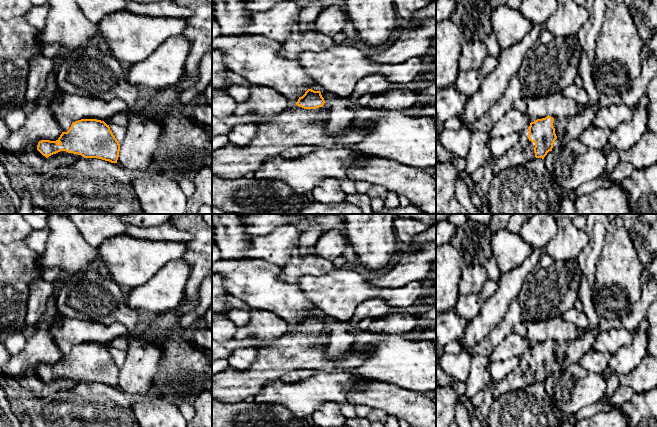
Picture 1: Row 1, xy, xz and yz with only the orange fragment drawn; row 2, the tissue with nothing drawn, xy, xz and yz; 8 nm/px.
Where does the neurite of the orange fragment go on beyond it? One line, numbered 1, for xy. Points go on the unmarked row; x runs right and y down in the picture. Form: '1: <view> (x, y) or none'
1: none

